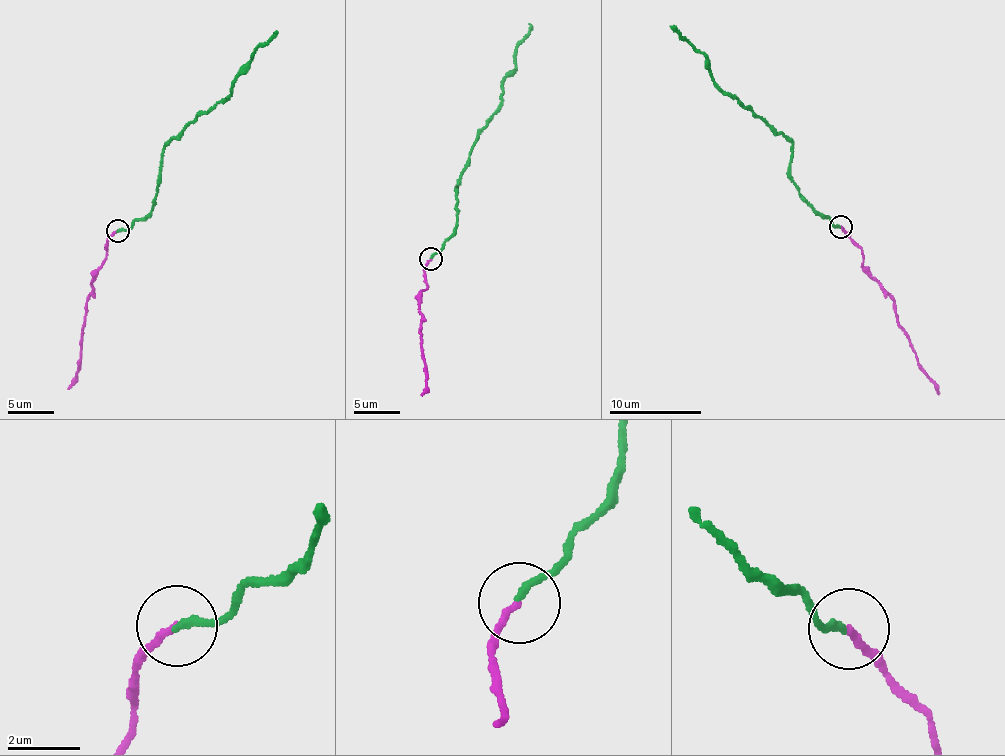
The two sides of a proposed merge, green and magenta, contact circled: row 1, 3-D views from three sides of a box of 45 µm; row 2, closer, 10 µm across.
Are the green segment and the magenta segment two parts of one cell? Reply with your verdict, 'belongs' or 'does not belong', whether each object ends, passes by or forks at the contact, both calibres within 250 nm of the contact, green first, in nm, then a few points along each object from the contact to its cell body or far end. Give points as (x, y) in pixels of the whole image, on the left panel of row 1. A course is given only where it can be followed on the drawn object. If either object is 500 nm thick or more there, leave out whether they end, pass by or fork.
belongs; green ends; magenta ends; calibres 200 and 180 nm; course green (117, 230), (127, 229), (153, 208), (163, 147), (231, 93), (254, 51), (275, 33); course magenta (117, 230), (109, 240), (86, 301), (80, 362), (68, 389)

